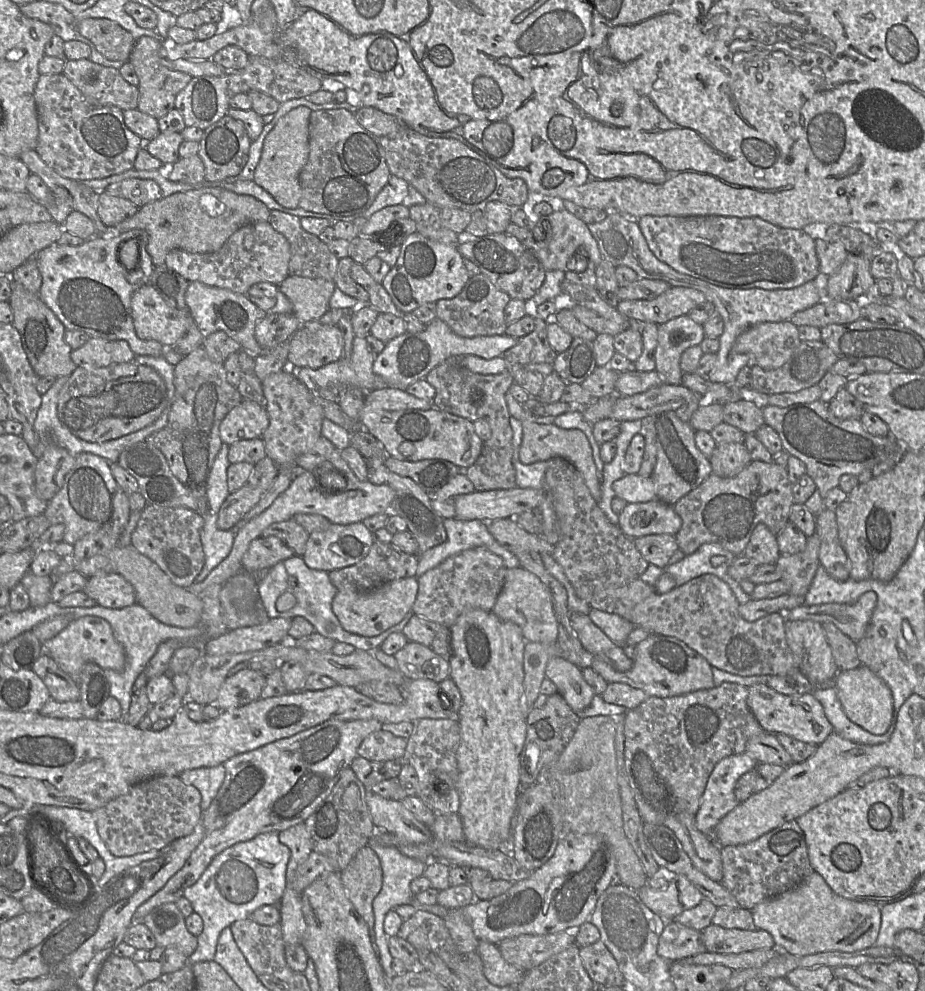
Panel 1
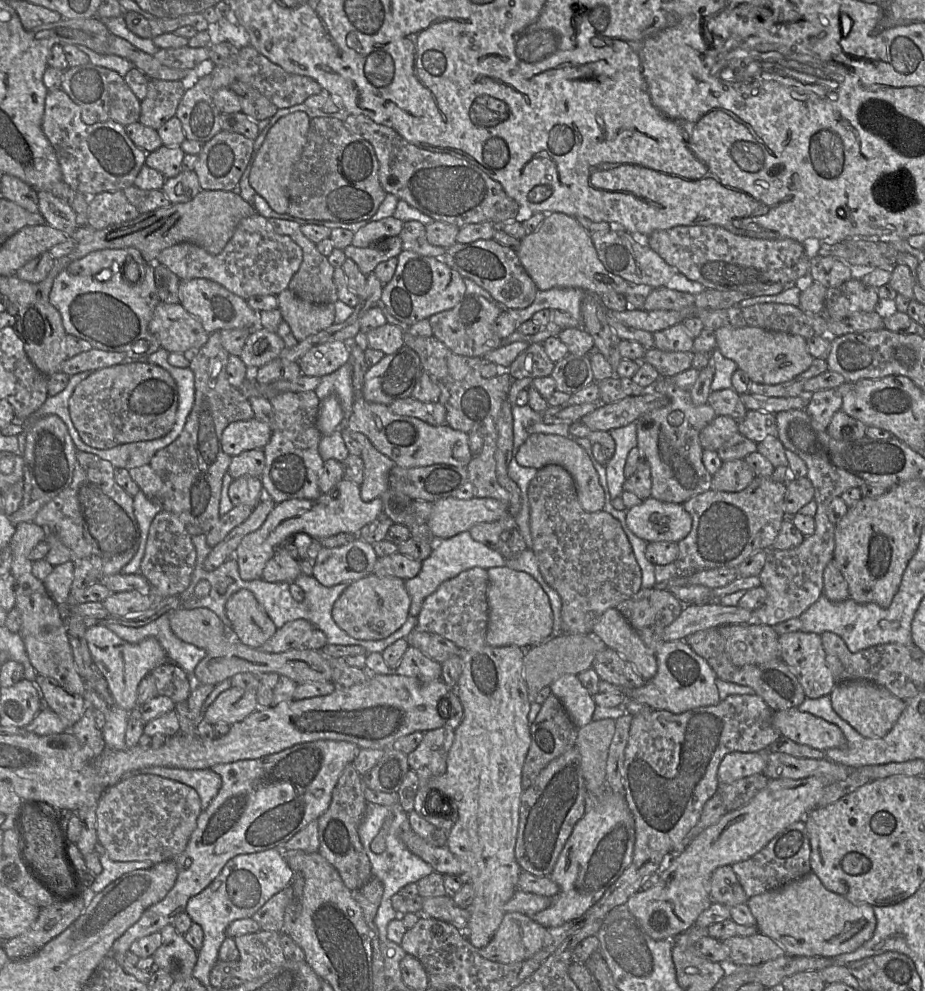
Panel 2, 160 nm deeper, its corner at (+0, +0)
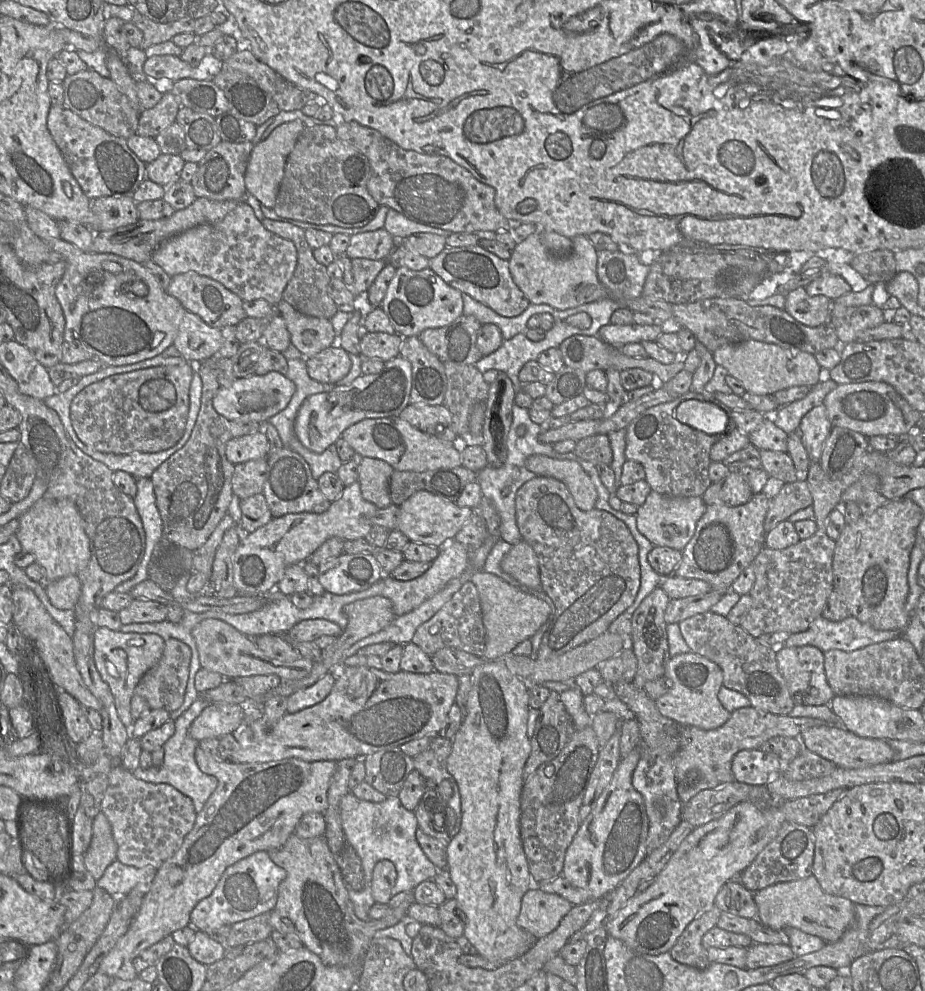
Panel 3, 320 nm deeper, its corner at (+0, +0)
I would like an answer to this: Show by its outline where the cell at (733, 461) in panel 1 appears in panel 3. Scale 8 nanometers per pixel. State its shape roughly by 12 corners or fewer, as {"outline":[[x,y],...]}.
{"outline":[[739,471],[712,482],[706,505],[739,506],[752,495]]}

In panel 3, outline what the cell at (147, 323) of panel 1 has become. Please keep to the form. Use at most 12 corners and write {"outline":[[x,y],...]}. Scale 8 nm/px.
{"outline":[[186,311],[173,346],[189,363],[216,355],[221,330]]}

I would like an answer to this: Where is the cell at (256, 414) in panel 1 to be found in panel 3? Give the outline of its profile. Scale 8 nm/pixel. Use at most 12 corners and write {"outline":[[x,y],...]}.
{"outline":[[262,430],[231,439],[226,457],[234,465],[267,458]]}

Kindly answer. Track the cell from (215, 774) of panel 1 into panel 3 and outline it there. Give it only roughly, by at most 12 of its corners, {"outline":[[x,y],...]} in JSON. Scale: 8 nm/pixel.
{"outline":[[196,699],[175,722],[160,767],[132,774],[189,797],[196,813],[218,785],[195,761],[189,729],[208,702]]}

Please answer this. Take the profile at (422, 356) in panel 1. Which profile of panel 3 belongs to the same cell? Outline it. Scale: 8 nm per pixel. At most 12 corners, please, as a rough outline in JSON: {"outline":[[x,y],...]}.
{"outline":[[412,365],[379,373],[306,398],[295,434],[322,453],[361,420],[399,416]]}

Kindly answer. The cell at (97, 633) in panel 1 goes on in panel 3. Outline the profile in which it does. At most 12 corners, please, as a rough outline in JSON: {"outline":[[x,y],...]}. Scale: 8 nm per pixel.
{"outline":[[95,632],[94,663],[129,729],[134,689],[161,659],[157,634]]}

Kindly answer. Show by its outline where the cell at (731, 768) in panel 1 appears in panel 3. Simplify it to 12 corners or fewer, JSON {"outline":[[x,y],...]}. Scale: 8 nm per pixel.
{"outline":[[746,749],[735,754],[735,781],[766,786],[783,773],[774,753]]}

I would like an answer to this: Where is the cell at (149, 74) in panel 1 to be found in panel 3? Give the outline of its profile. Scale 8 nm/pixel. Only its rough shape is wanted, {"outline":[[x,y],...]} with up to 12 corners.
{"outline":[[171,91],[140,112],[137,134],[155,138],[176,122]]}

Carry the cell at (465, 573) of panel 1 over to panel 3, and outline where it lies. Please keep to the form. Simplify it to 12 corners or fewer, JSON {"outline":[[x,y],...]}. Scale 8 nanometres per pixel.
{"outline":[[474,583],[463,584],[412,642],[430,657],[477,657],[485,627]]}

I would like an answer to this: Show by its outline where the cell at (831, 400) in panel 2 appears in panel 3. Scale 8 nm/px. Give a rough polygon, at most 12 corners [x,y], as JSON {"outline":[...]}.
{"outline":[[824,403],[802,418],[798,432],[810,462],[820,462],[832,427]]}

